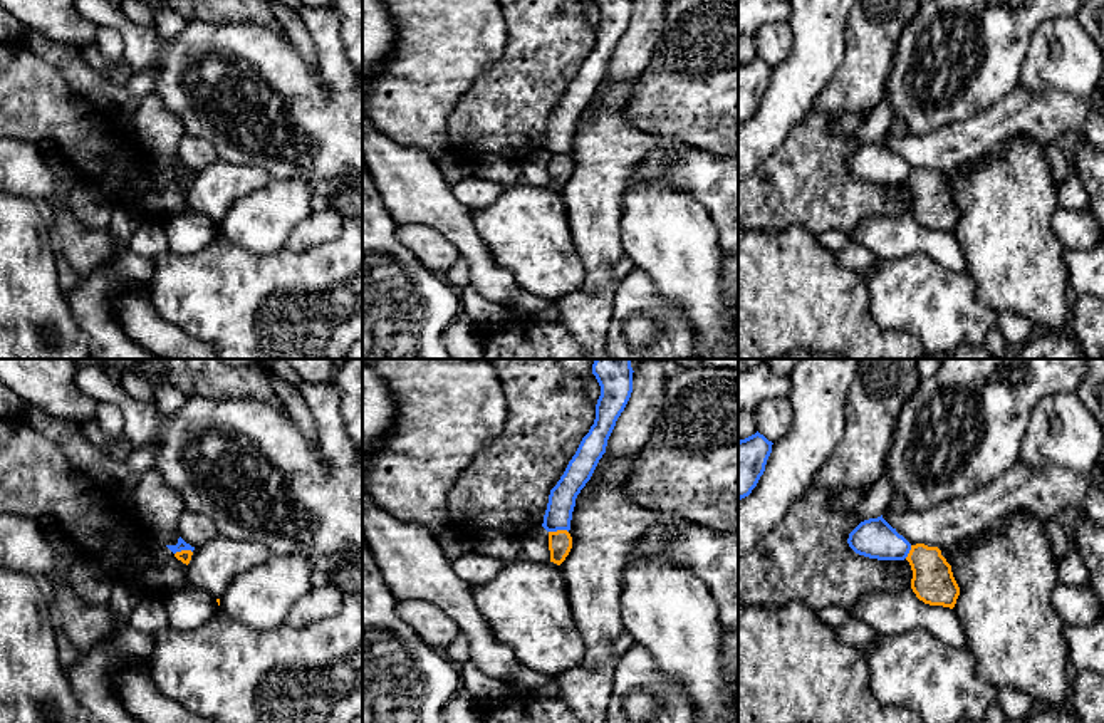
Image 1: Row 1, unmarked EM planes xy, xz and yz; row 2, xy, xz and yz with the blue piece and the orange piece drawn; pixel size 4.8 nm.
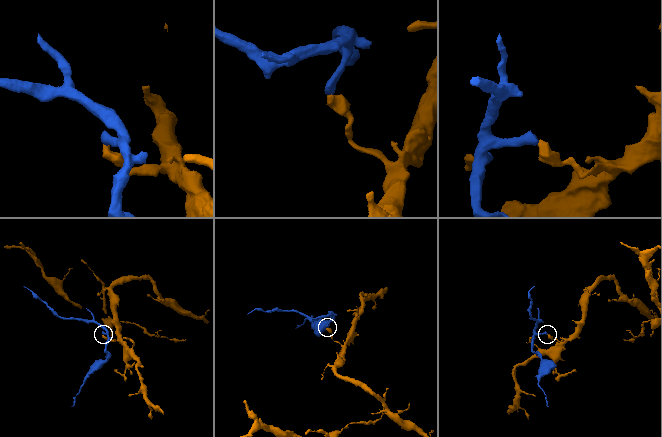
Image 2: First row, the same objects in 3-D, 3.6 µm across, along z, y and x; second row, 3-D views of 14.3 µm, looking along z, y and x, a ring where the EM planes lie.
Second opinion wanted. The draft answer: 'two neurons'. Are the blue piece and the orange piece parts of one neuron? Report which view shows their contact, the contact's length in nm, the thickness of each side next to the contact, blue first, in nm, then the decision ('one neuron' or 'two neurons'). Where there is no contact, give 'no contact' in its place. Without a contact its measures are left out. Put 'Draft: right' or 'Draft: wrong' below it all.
contact in xz; length 100 nm; calibres 130 and 110 nm; two neurons
Draft: right

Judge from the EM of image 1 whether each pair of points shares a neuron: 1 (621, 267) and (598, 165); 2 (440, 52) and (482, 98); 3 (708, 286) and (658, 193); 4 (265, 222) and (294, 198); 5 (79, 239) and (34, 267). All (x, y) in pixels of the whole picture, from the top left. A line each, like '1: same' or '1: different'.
1: different
2: different
3: same
4: same
5: different

